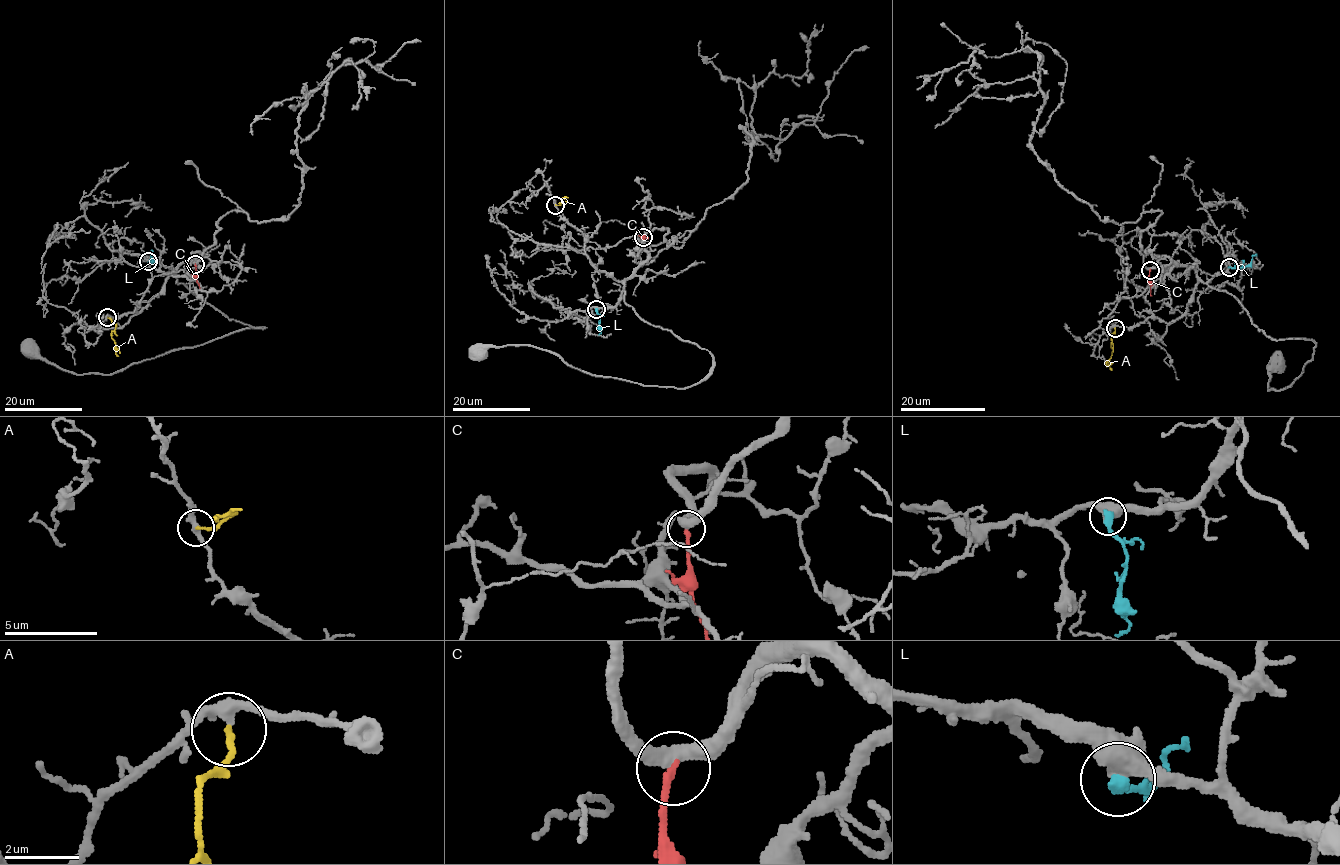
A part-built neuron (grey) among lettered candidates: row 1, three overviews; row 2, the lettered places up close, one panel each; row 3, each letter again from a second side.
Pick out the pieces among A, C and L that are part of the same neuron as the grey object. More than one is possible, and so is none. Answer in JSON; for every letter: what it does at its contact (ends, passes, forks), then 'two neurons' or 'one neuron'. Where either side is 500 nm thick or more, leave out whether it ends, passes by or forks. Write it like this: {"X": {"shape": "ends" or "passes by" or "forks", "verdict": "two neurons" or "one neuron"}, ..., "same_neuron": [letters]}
{"A": {"shape": "ends", "verdict": "two neurons"}, "C": {"shape": "ends", "verdict": "two neurons"}, "L": {"shape": "ends", "verdict": "two neurons"}, "same_neuron": []}

